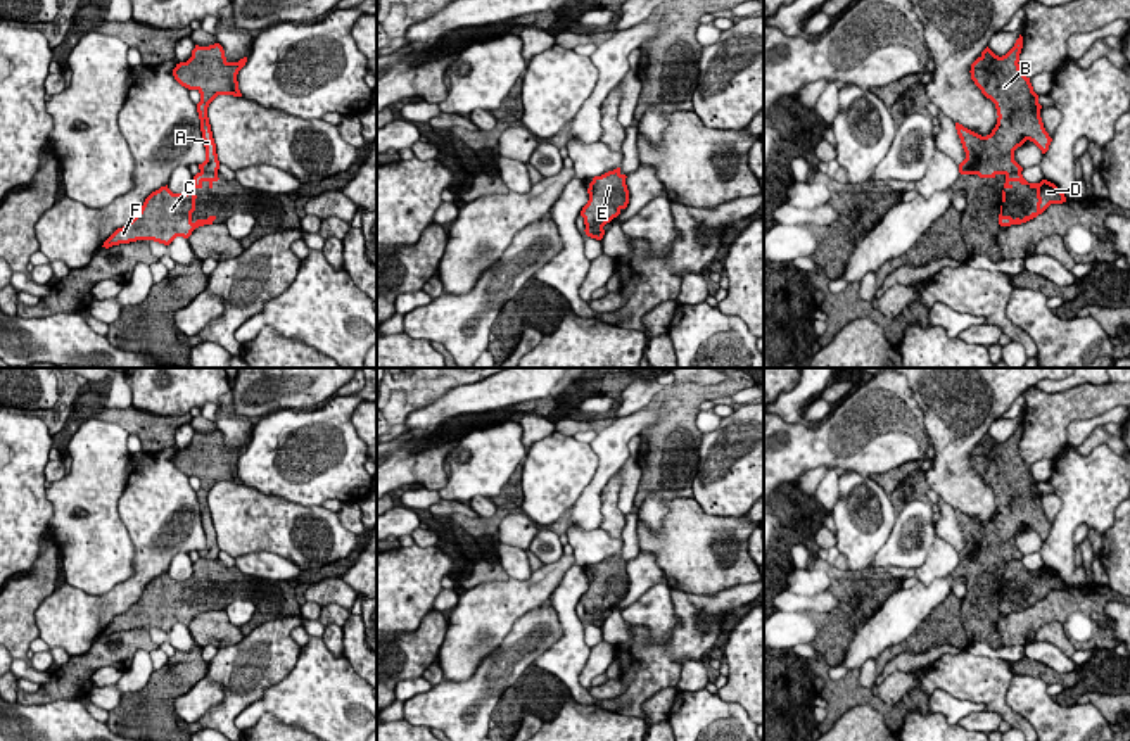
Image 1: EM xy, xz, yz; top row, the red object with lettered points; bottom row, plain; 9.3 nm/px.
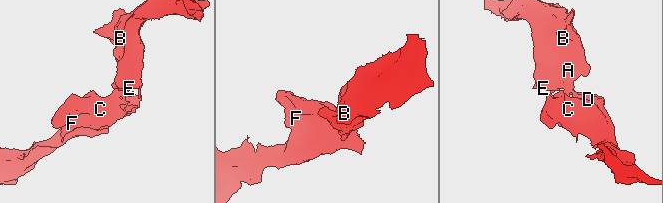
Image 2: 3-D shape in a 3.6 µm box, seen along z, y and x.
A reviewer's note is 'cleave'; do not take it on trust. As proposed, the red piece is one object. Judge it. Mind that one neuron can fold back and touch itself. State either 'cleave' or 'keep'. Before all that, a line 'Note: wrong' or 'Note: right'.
Note: right
cleave

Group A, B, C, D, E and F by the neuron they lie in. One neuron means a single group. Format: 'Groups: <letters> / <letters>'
Groups: A B E / C D F

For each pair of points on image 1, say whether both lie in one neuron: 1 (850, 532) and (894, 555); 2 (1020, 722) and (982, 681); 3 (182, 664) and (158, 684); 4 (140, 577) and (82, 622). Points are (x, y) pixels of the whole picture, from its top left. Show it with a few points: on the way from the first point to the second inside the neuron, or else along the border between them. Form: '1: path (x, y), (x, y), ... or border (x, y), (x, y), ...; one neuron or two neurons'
1: border (899, 515), (888, 539), (876, 553), (873, 567); two neurons
2: path (1009, 715), (994, 700), (990, 691); one neuron
3: path (177, 669), (163, 683); one neuron
4: path (126, 591), (116, 601), (95, 612); one neuron

